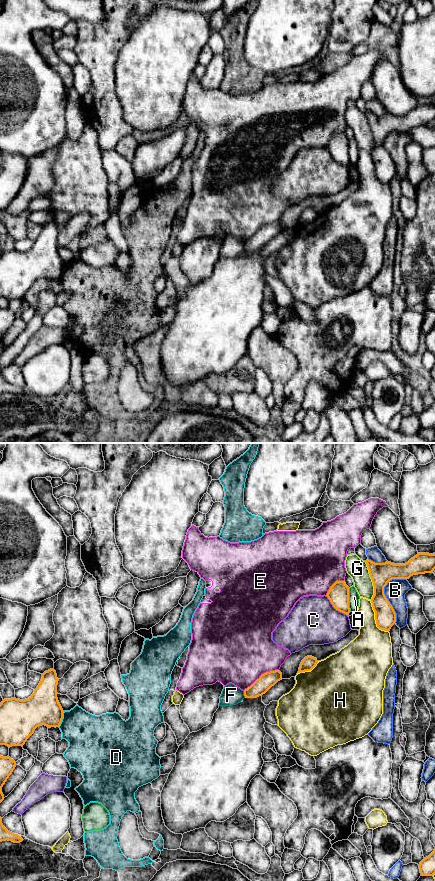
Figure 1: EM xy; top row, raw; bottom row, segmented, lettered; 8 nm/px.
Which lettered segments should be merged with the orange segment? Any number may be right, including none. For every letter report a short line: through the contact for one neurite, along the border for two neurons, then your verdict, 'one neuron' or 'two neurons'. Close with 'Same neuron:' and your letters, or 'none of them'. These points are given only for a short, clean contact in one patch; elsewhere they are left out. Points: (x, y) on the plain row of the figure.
A: two neurons
B: two neurons
C: two neurons
D: two neurons
E: two neurons
F: line xy (243, 243), (245, 249); two neurons
G: two neurons
H: two neurons
Same neuron: none of them

